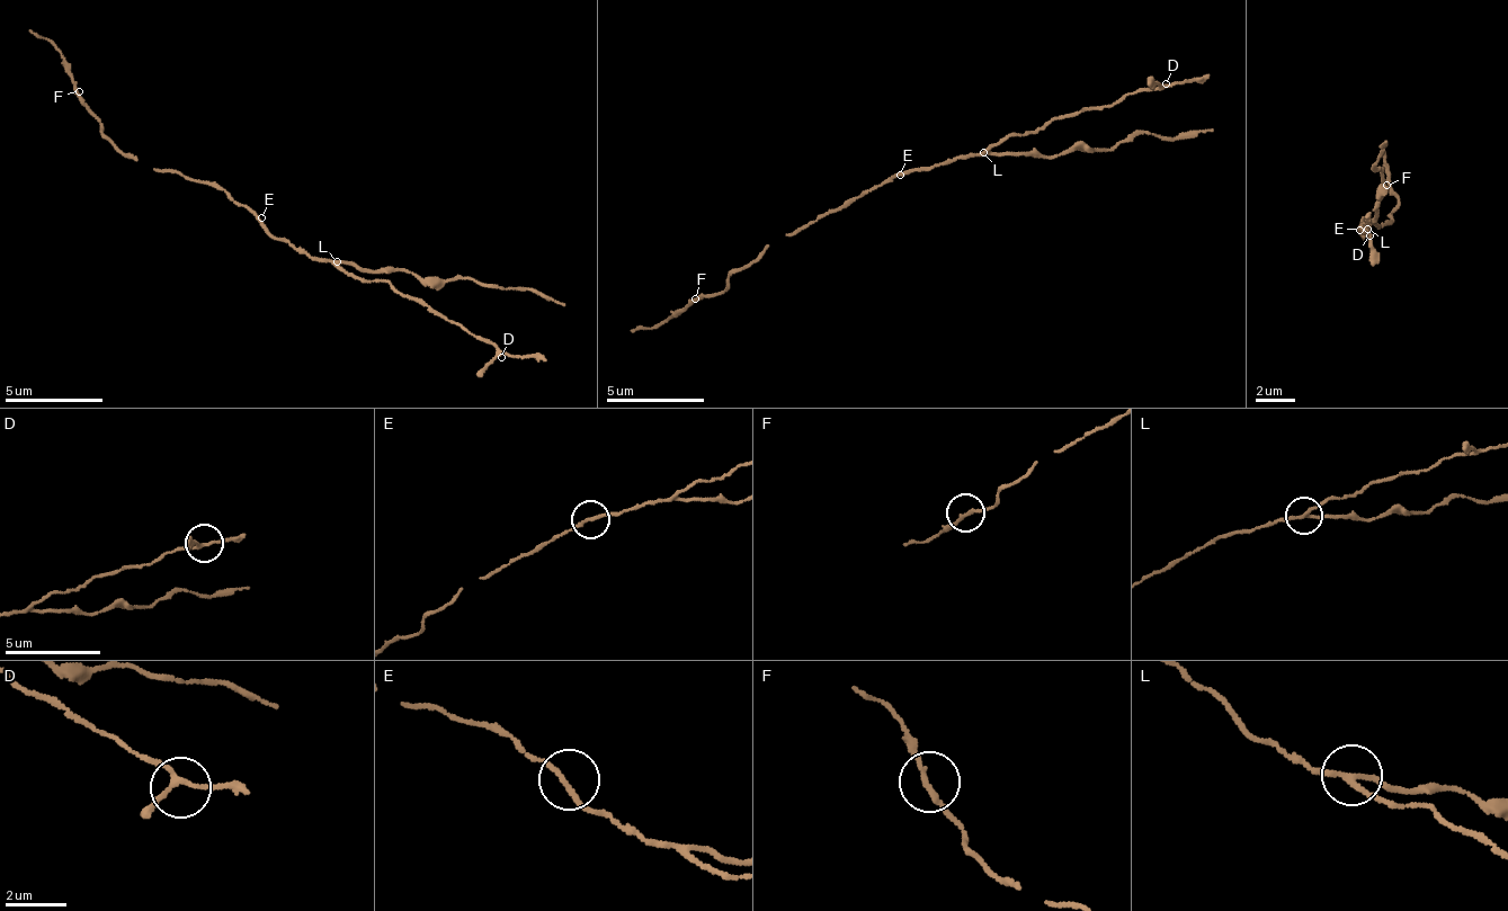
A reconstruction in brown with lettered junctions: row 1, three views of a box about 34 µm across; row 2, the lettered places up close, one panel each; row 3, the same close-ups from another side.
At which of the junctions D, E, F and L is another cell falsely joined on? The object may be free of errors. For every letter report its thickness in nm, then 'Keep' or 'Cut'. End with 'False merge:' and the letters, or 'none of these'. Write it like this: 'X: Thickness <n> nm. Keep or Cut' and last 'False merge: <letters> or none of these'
D: Thickness 150 nm. Keep
E: Thickness 160 nm. Keep
F: Thickness 180 nm. Keep
L: Thickness 170 nm. Cut
False merge: L

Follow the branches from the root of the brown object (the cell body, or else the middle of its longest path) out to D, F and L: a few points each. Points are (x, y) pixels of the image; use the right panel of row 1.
D: (1358, 232), (1363, 239), (1373, 232), (1363, 234), (1362, 223), (1370, 226), (1363, 230), (1366, 226), (1370, 235)
F: (1358, 232), (1361, 223), (1374, 223), (1379, 230), (1391, 223), (1389, 215), (1398, 194), (1386, 185)
L: (1358, 232), (1366, 238), (1363, 239), (1366, 231), (1372, 235), (1366, 228)

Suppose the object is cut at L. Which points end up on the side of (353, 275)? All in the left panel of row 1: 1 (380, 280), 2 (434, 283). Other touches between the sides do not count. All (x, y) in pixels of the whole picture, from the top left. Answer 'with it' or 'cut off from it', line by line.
1: with it
2: cut off from it

